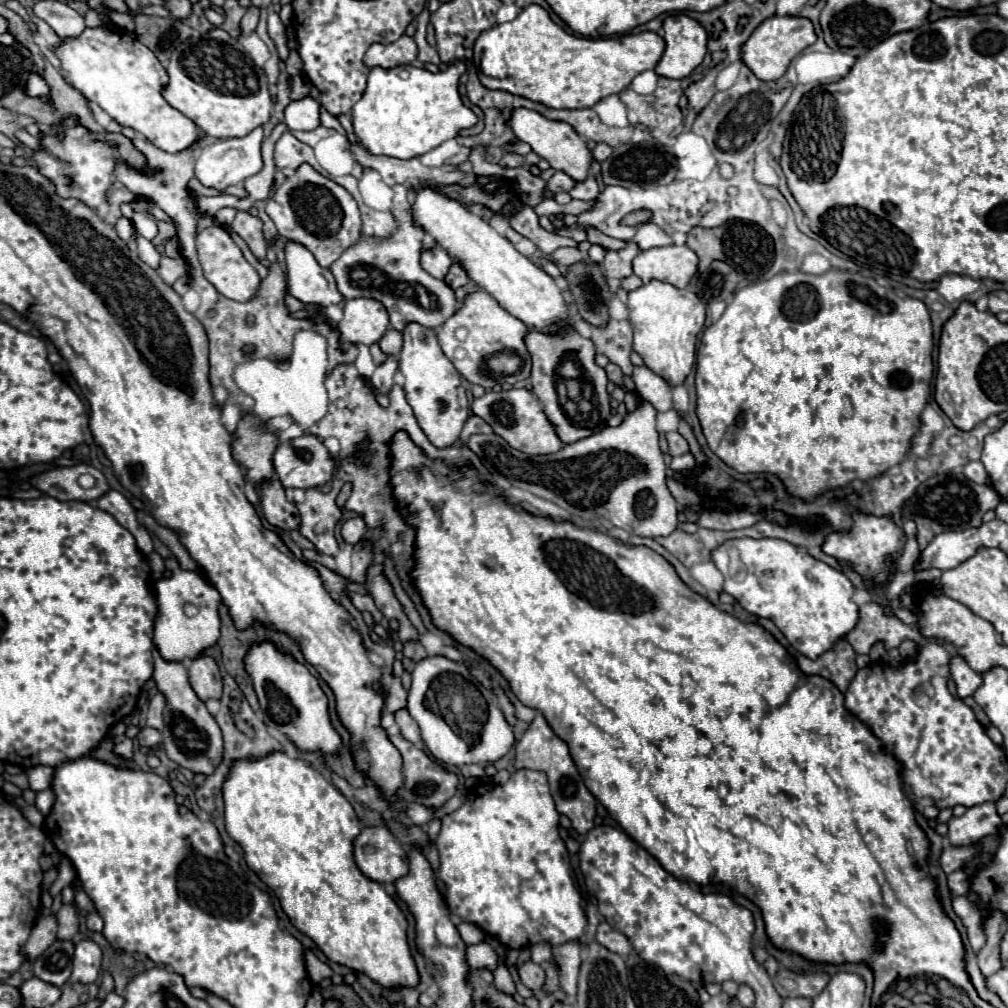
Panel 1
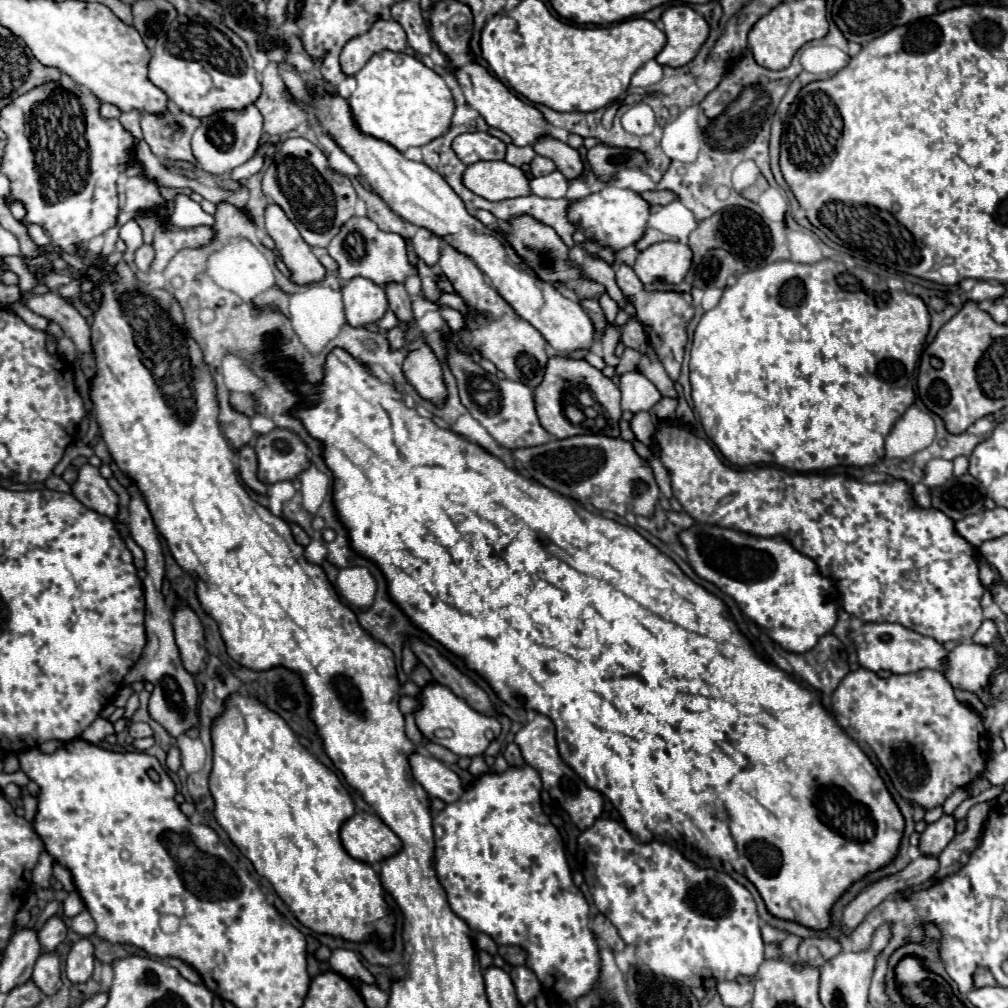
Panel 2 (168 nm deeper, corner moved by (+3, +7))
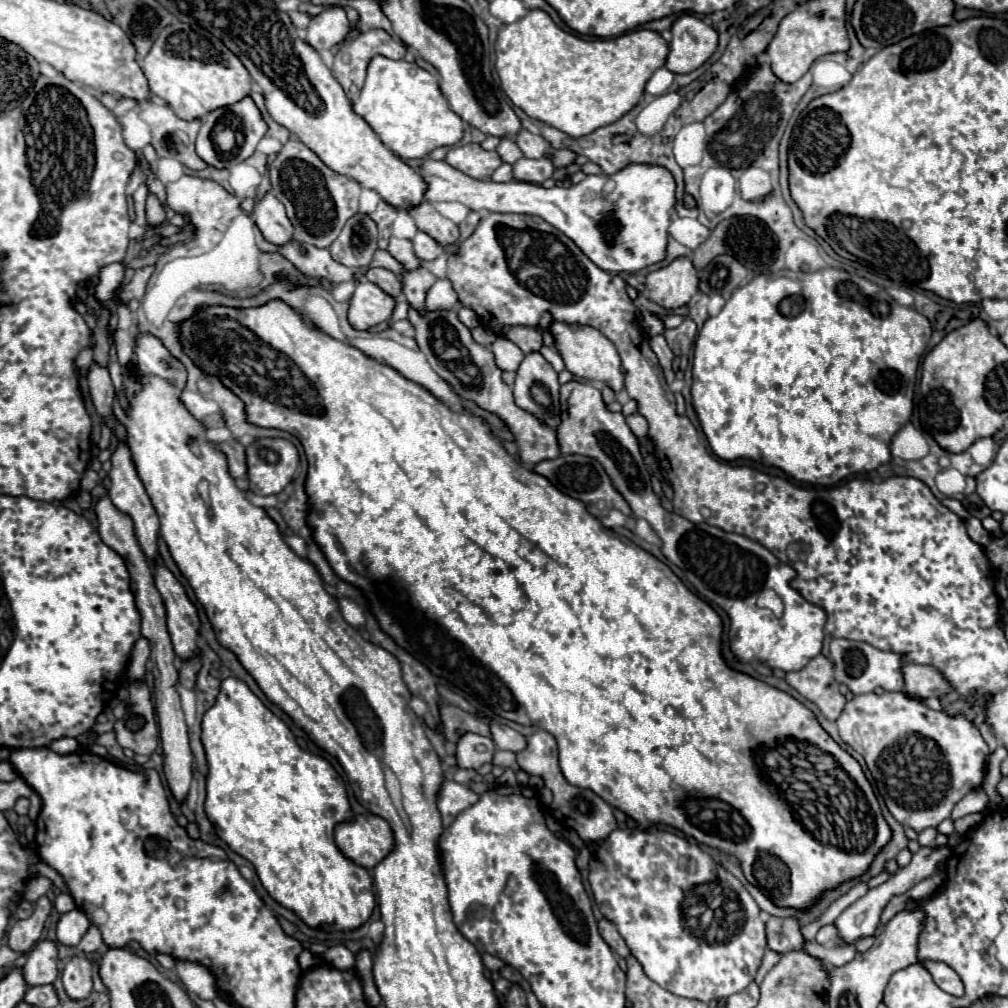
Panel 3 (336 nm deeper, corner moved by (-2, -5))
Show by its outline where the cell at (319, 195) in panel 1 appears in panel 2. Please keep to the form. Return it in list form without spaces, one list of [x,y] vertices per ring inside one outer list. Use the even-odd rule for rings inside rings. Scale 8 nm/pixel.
[[[288,138],[280,144],[274,162],[264,174],[262,190],[286,212],[308,244],[326,246],[340,226],[354,216],[356,190],[350,178],[334,172],[328,166],[326,154],[306,138]]]

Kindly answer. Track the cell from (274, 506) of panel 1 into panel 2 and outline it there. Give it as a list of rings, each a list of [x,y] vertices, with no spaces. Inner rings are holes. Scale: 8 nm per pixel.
[[[244,446],[238,450],[238,470],[240,470],[240,476],[242,480],[246,482],[248,488],[264,494],[266,492],[266,486],[256,478],[256,470],[258,470],[258,464],[256,464],[256,452],[252,446]]]

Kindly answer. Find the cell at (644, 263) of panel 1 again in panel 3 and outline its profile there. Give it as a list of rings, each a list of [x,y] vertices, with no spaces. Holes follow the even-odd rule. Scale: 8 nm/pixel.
[[[675,258],[669,266],[659,268],[645,278],[647,296],[669,310],[687,304],[697,292],[697,286],[697,270],[689,258]]]

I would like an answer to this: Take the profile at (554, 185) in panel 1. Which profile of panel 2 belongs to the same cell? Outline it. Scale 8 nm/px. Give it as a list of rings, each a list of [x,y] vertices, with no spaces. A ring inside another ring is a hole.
[[[534,156],[532,158],[532,162],[530,162],[530,172],[534,174],[534,176],[544,176],[544,174],[550,174],[552,170],[556,170],[556,166],[554,166],[554,162],[552,160],[548,160],[548,158],[544,158],[544,156]]]

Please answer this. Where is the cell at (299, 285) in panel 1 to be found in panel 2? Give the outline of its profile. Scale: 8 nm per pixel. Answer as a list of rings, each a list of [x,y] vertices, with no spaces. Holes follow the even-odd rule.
[[[270,202],[264,208],[264,220],[266,220],[266,232],[276,242],[276,248],[282,254],[284,264],[292,272],[292,280],[296,284],[310,284],[324,280],[326,274],[324,266],[310,252],[310,246],[304,242],[298,228],[288,220],[288,216],[278,204]]]

